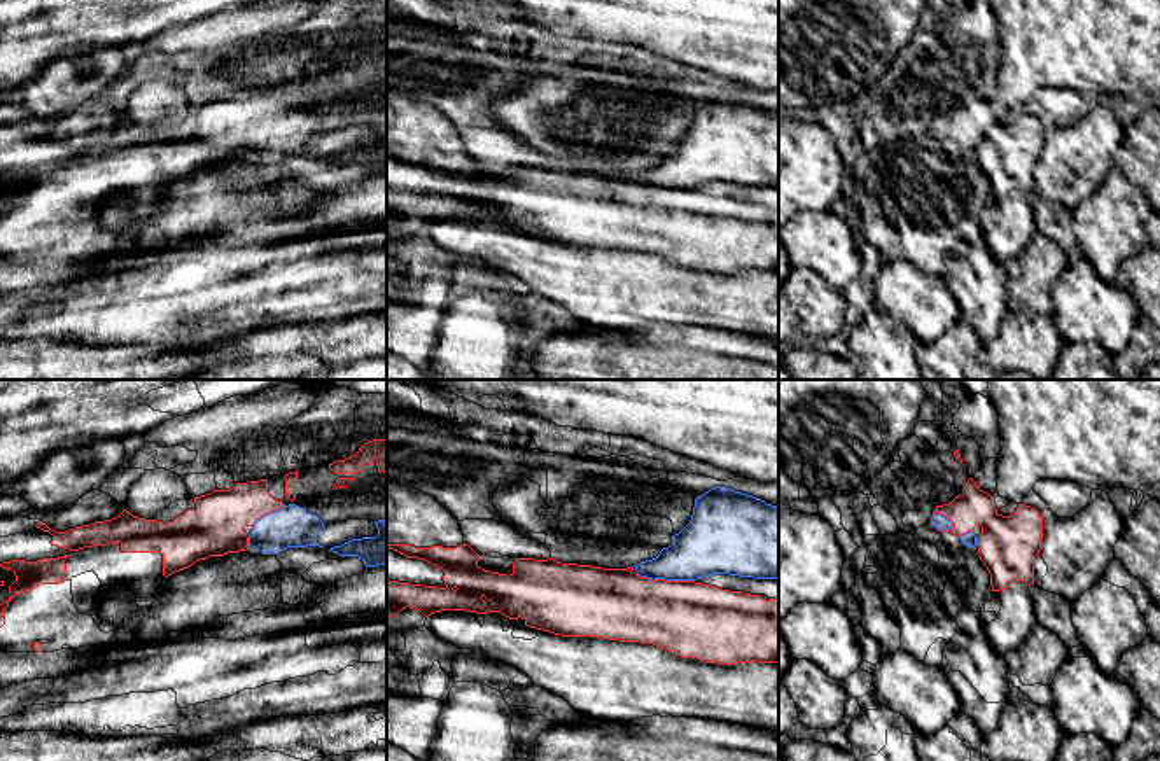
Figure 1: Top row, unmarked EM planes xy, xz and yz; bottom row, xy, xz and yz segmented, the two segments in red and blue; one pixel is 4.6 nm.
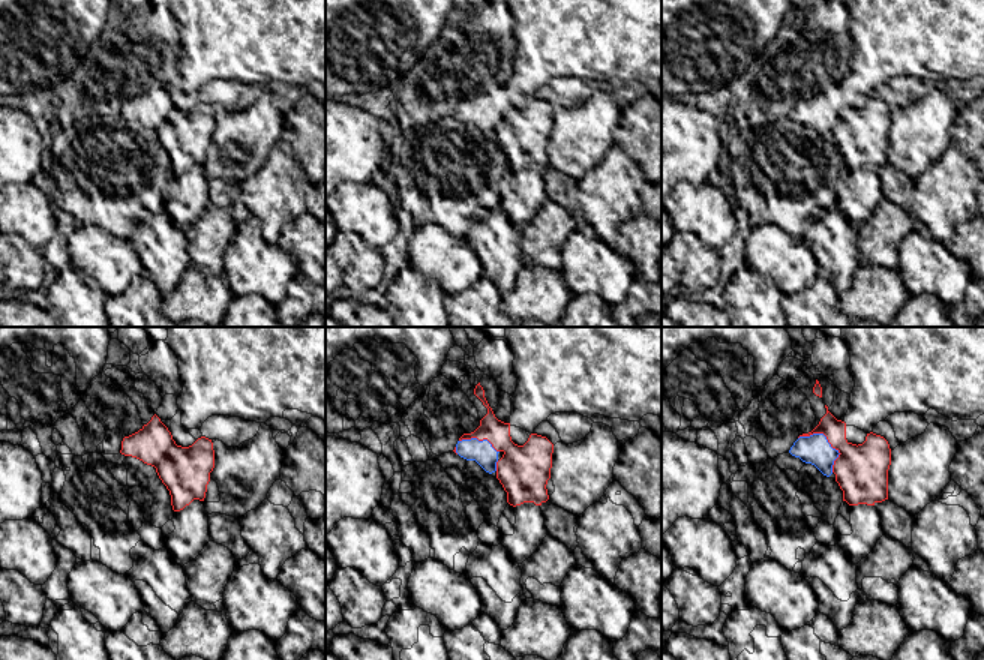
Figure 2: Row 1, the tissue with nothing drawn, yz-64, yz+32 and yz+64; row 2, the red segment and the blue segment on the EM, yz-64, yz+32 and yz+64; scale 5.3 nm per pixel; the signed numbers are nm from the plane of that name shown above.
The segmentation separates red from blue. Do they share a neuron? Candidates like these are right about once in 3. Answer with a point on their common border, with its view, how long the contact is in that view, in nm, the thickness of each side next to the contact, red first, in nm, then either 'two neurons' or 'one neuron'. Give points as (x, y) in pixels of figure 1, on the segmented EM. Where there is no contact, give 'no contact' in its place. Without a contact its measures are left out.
contact xz (663, 579); length 280 nm; calibres 360 and 260 nm; two neurons

